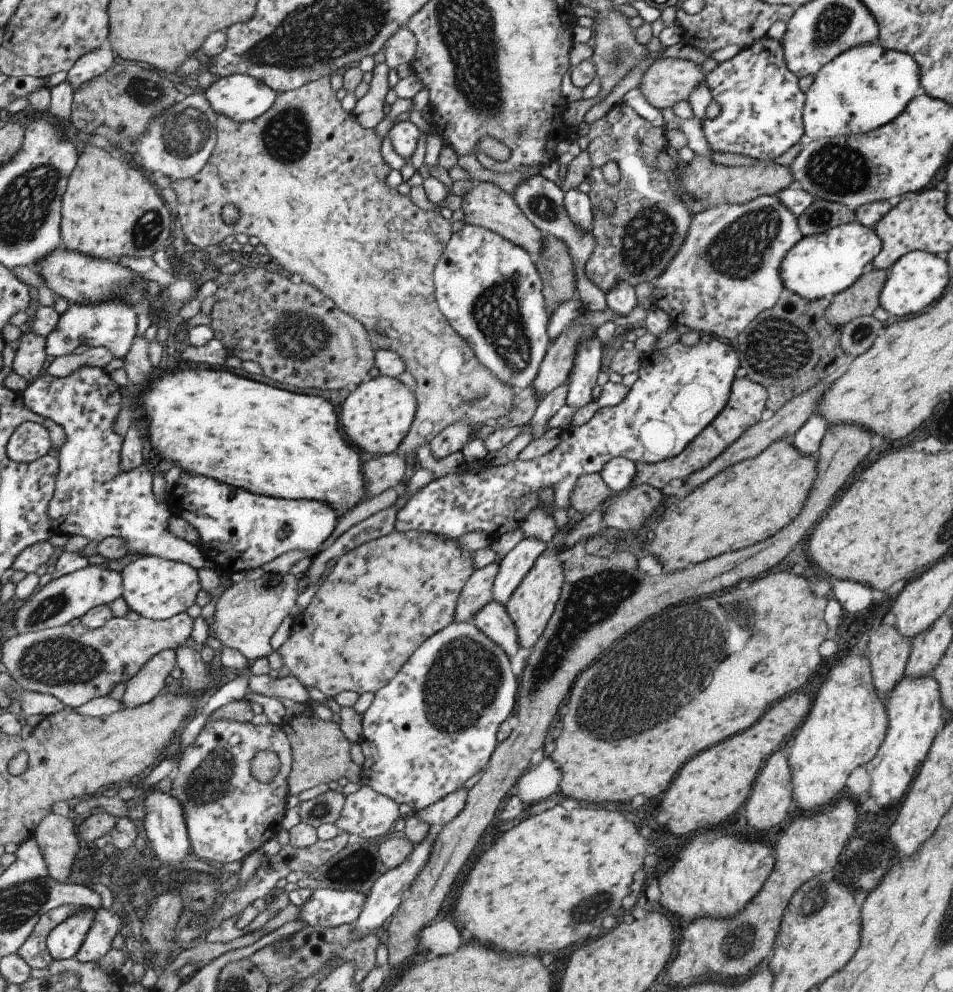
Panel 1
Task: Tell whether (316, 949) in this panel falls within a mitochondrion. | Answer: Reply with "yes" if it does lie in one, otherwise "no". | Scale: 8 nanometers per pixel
no

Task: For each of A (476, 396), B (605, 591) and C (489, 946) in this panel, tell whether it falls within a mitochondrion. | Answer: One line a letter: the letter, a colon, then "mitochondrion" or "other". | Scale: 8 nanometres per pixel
A: mitochondrion
B: mitochondrion
C: other

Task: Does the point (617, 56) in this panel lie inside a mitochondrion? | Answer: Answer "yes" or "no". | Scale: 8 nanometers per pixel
yes

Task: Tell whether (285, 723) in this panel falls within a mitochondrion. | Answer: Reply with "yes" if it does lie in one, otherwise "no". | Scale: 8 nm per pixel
no

